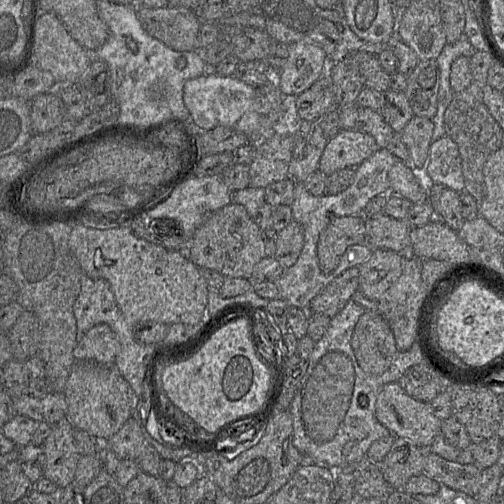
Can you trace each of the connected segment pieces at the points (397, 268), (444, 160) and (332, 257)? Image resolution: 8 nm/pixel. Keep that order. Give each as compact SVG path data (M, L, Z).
M373 249L369 259L359 266L359 290L377 301L401 276L404 260L404 254Z
M449 137L431 143L423 177L427 183L442 184L458 193L465 191L459 150Z
M363 215L331 219L318 238L317 257L321 272L323 274L333 272L338 267L346 249L357 244L366 244Z

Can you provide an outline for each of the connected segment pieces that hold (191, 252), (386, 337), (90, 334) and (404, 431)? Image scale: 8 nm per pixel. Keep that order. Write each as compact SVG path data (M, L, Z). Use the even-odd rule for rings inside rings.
M231 202L214 212L195 231L187 246L187 257L198 268L215 270L224 277L252 279L255 266L265 257L262 231L243 205Z
M365 311L352 334L352 349L359 367L368 375L381 375L397 353L393 332L377 311Z
M97 324L79 339L74 357L77 361L114 365L119 351L120 342L113 329L107 324Z
M398 382L388 383L381 388L376 398L375 415L396 438L411 441L421 449L429 449L435 437L441 433L442 420L434 415L429 403L410 397Z

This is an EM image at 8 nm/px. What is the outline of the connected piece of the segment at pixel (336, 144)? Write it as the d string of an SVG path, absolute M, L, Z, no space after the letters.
M341 129L329 139L319 161L318 171L326 176L345 168L356 168L379 149L375 139L365 133Z

